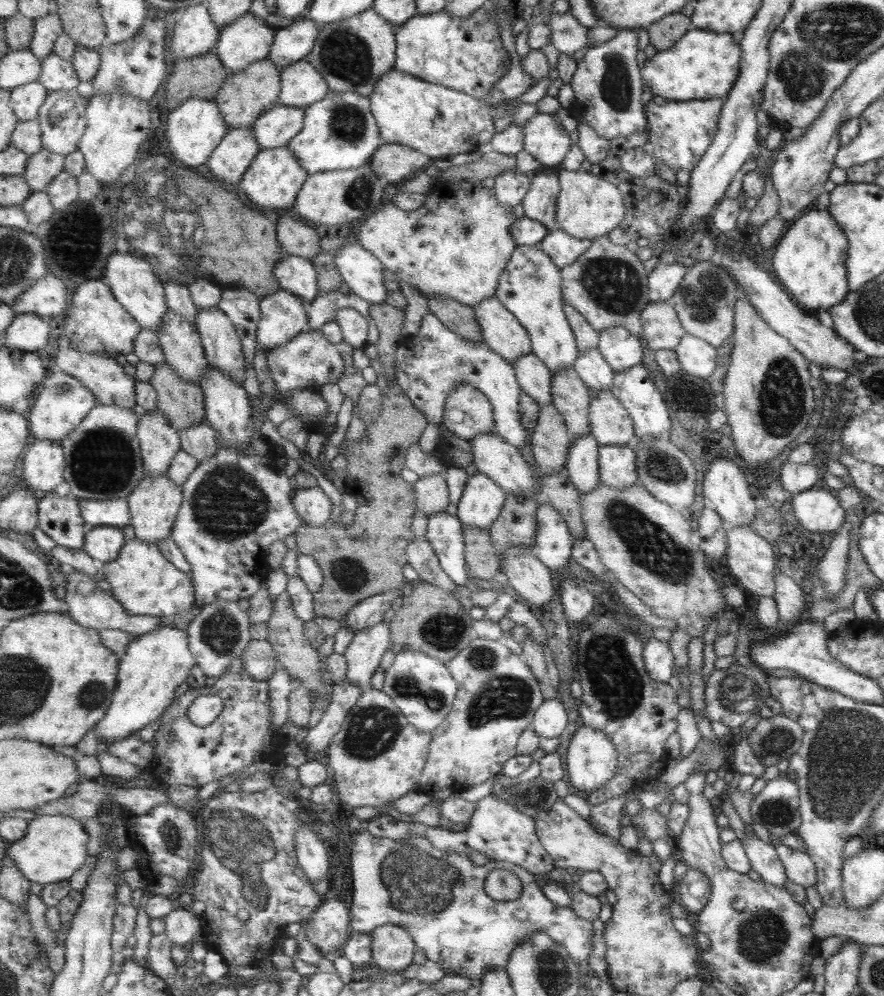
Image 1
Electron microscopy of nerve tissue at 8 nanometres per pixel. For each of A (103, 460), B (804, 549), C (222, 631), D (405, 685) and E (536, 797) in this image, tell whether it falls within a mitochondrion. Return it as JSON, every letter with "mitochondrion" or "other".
{"A":"mitochondrion","B":"other","C":"mitochondrion","D":"mitochondrion","E":"mitochondrion"}

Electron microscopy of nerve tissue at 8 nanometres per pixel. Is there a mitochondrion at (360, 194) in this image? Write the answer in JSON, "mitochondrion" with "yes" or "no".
{"mitochondrion":"yes"}

